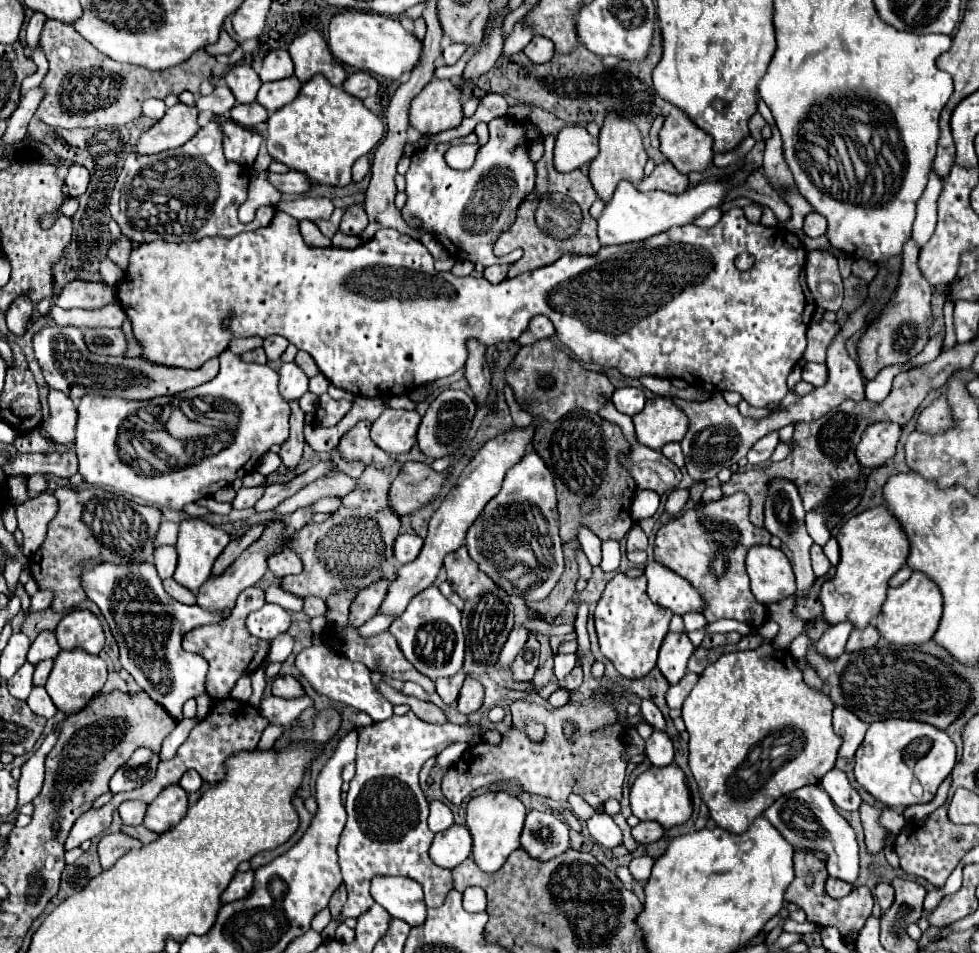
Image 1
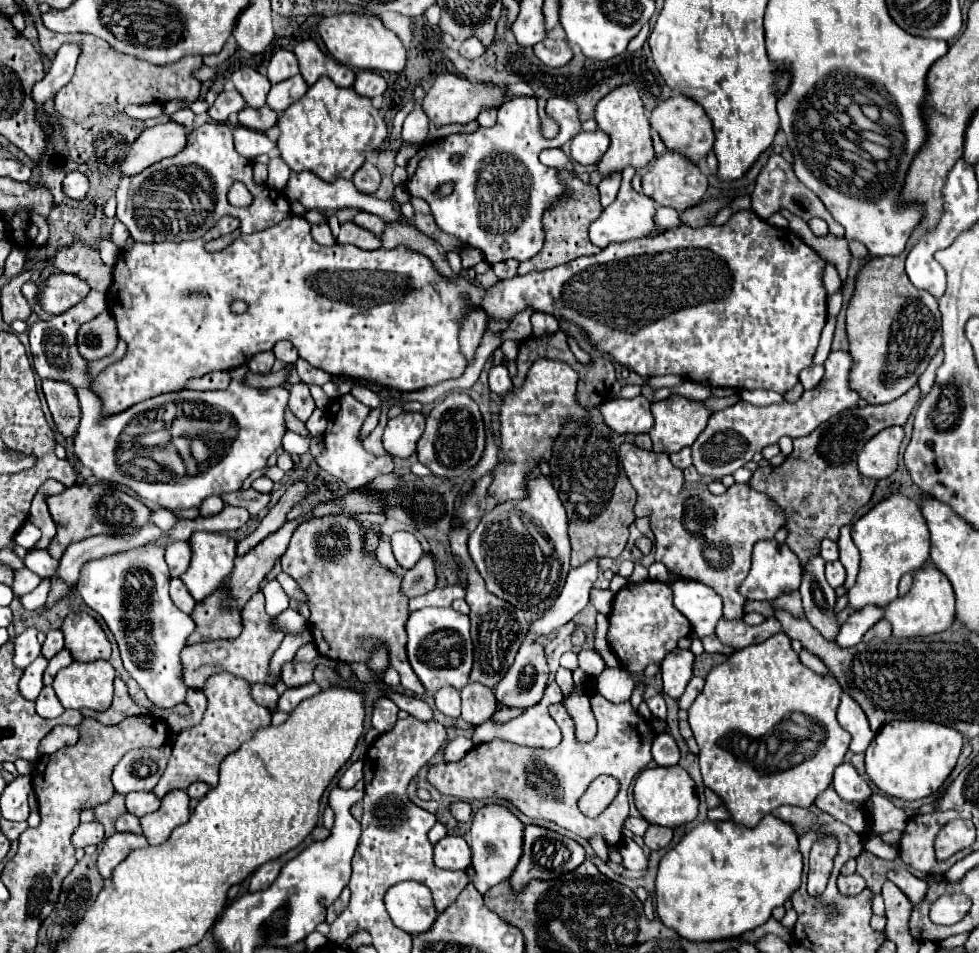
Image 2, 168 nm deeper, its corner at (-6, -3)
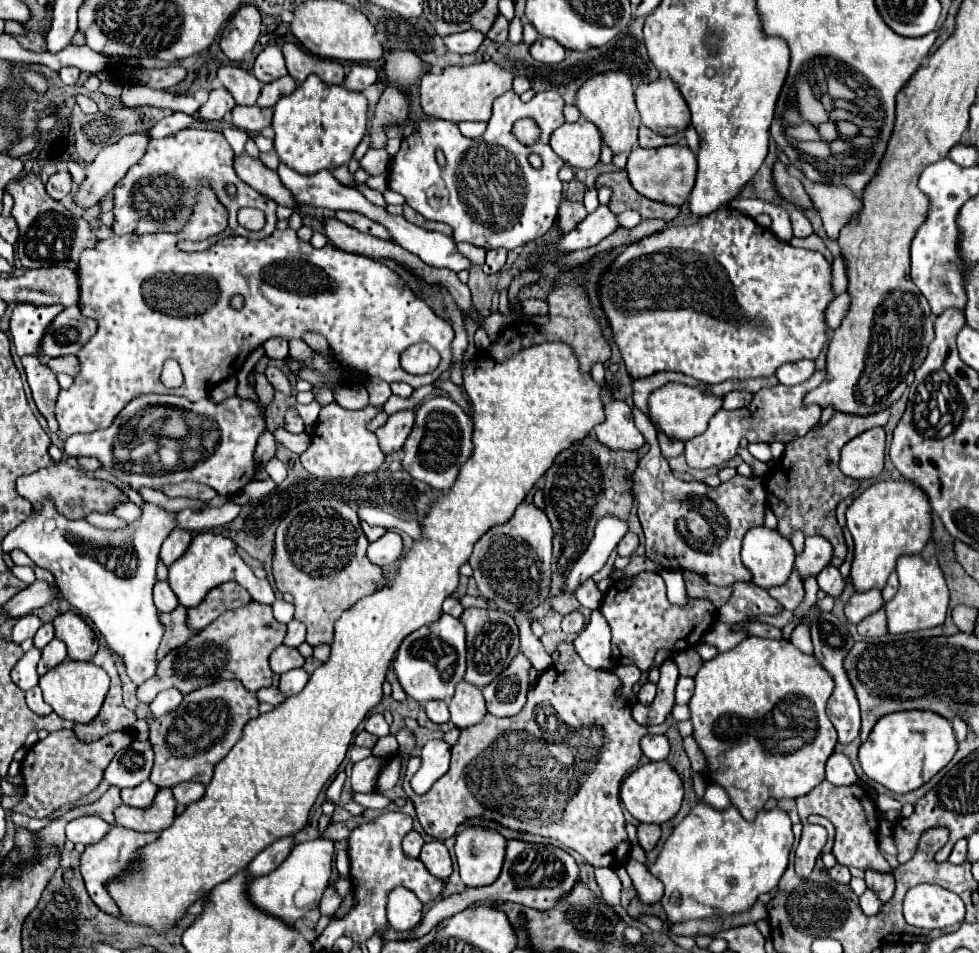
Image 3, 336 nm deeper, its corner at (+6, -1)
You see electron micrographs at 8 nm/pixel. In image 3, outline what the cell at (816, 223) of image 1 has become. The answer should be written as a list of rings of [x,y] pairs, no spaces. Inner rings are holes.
[[[791,210],[791,226],[793,226],[793,234],[797,238],[807,238],[813,234],[813,228],[811,228],[811,222],[805,218],[805,214],[801,210]]]

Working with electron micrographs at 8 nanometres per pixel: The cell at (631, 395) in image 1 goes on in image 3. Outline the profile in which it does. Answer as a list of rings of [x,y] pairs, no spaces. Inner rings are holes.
[[[613,400],[605,404],[607,420],[595,426],[597,440],[609,450],[635,452],[645,444],[643,434],[633,424],[633,412],[625,402]]]

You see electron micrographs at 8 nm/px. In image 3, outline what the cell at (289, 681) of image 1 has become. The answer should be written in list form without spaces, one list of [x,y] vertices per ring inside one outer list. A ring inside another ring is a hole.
[[[277,646],[269,658],[269,664],[271,664],[271,670],[275,674],[285,674],[287,670],[293,670],[293,668],[301,668],[305,662],[305,658],[299,654],[297,648],[289,648],[289,646]]]

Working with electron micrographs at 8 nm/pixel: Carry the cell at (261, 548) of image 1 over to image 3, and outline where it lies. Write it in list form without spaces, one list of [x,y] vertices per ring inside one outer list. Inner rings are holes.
[[[177,606],[171,614],[161,614],[161,624],[165,626],[163,640],[157,650],[157,660],[161,660],[167,652],[183,646],[195,632],[185,626],[185,606]]]

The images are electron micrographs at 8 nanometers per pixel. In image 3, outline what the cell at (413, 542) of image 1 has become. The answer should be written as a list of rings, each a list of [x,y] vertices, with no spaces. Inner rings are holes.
[[[393,530],[383,534],[379,540],[369,544],[367,548],[367,558],[377,566],[387,566],[397,562],[401,554],[403,554],[403,542],[401,542],[401,536]]]

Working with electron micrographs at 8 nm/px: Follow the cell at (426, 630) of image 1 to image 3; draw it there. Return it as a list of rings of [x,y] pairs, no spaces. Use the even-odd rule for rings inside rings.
[[[443,614],[431,626],[423,626],[403,640],[403,644],[397,652],[397,658],[393,662],[393,670],[397,674],[399,684],[407,692],[407,696],[417,700],[419,704],[425,704],[429,700],[449,702],[453,698],[455,684],[463,680],[465,654],[467,654],[467,650],[465,650],[465,628],[463,628],[463,624],[457,618]],[[425,658],[439,658],[439,668],[437,668],[437,664],[433,664]]]

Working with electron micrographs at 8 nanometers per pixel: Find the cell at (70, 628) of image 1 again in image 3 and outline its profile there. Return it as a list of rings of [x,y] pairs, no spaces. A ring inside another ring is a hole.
[[[65,612],[53,620],[55,636],[65,642],[71,660],[91,660],[97,652],[97,636],[75,612]]]

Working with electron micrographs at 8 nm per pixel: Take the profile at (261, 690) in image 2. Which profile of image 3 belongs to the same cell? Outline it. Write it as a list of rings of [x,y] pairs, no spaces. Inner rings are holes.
[[[275,686],[257,692],[257,698],[259,698],[261,702],[269,702],[269,704],[273,704],[273,706],[279,706],[279,704],[285,700],[285,696],[281,694],[281,690],[275,688]]]

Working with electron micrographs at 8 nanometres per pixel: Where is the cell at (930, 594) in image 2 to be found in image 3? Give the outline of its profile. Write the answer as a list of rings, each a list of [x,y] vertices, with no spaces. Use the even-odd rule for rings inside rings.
[[[921,554],[901,556],[897,560],[897,574],[899,574],[899,590],[895,598],[885,604],[889,634],[905,634],[941,626],[945,622],[945,614],[949,608],[949,590],[943,572],[937,564],[937,558],[931,556],[925,560]]]

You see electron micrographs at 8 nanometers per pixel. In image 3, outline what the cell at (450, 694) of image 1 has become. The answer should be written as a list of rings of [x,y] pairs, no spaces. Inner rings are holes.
[[[439,700],[427,702],[423,708],[425,708],[427,718],[429,718],[431,722],[435,722],[435,724],[445,724],[445,722],[449,722],[449,708],[447,708],[445,702],[439,702]]]

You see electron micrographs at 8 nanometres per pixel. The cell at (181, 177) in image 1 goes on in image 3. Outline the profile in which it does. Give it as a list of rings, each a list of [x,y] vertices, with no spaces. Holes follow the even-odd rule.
[[[185,128],[179,130],[171,136],[165,136],[161,140],[151,140],[147,146],[145,156],[141,158],[141,162],[137,162],[127,176],[115,186],[115,222],[113,222],[113,232],[115,234],[153,234],[153,232],[179,232],[185,224],[187,218],[193,210],[193,206],[197,204],[197,178],[207,178],[211,180],[213,190],[217,192],[217,198],[227,206],[229,210],[229,228],[218,234],[200,242],[180,241],[179,249],[186,252],[200,252],[220,239],[233,234],[241,234],[247,236],[251,240],[261,240],[267,238],[269,234],[273,234],[275,224],[277,224],[277,204],[269,198],[265,198],[263,194],[259,194],[257,190],[253,190],[251,186],[245,186],[245,182],[241,182],[233,170],[233,150],[227,144],[227,140],[223,138],[221,132],[211,132],[211,130],[201,130],[201,128]],[[233,184],[237,188],[235,196],[227,194],[227,186]],[[243,206],[253,206],[265,212],[267,216],[267,224],[263,230],[259,232],[249,232],[245,228],[241,228],[237,224],[237,210]]]

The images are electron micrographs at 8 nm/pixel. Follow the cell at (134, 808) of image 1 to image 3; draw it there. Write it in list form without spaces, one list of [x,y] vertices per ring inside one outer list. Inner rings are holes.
[[[145,780],[143,784],[139,784],[135,788],[121,790],[121,800],[125,804],[133,806],[133,808],[147,808],[153,802],[153,798],[155,798],[157,792],[159,792],[159,788],[153,786],[149,780]]]

